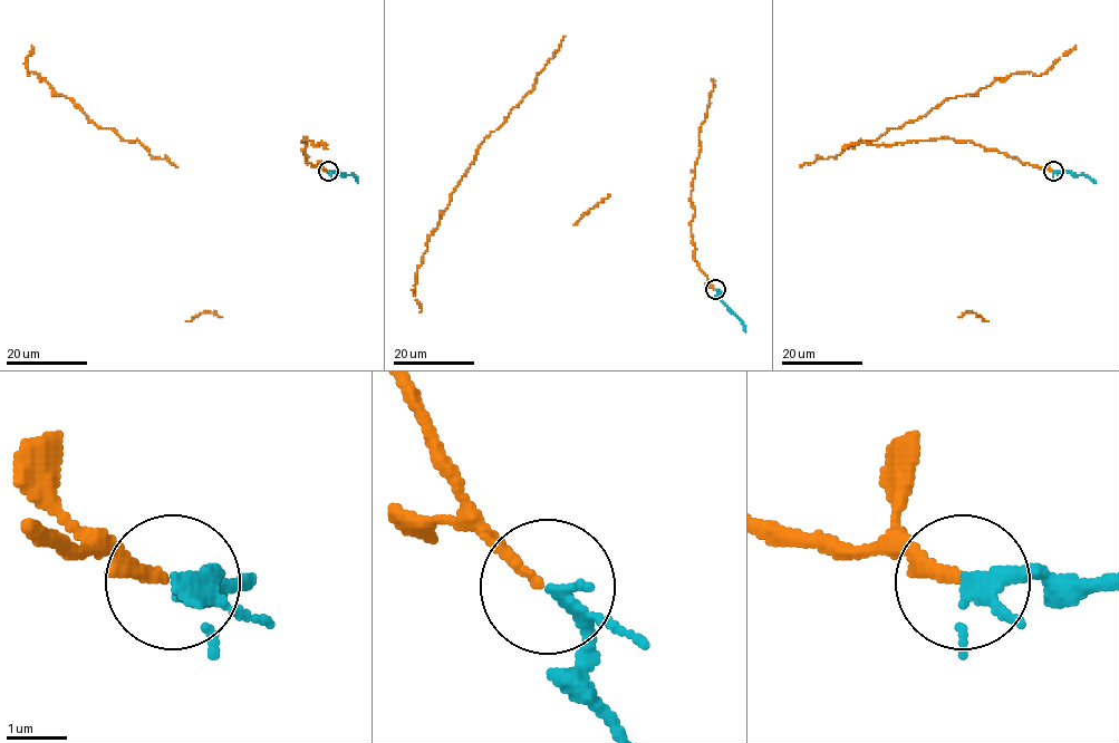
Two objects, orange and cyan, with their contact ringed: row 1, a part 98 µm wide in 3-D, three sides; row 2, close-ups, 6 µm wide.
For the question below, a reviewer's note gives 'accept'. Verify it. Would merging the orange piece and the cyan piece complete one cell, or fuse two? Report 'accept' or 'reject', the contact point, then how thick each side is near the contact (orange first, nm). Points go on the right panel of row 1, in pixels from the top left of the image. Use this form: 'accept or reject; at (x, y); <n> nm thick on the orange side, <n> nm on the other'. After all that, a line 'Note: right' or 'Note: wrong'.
accept; at (1053, 171); 180 nm thick on the orange side, 160 nm on the other
Note: right

